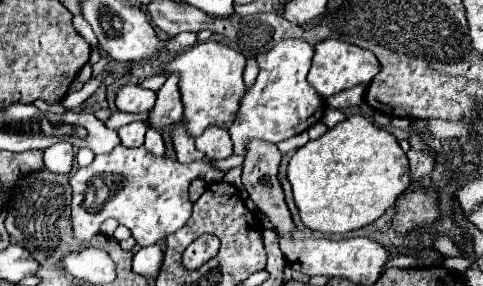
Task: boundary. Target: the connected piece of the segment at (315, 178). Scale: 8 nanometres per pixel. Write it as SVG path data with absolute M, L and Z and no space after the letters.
M349 116L339 122L335 128L327 130L321 138L309 140L303 148L299 148L287 166L287 180L293 188L293 200L297 204L301 222L317 232L325 234L345 234L357 228L363 228L377 220L387 208L395 204L395 198L403 194L409 184L409 162L399 142L387 130L377 128L363 116Z

